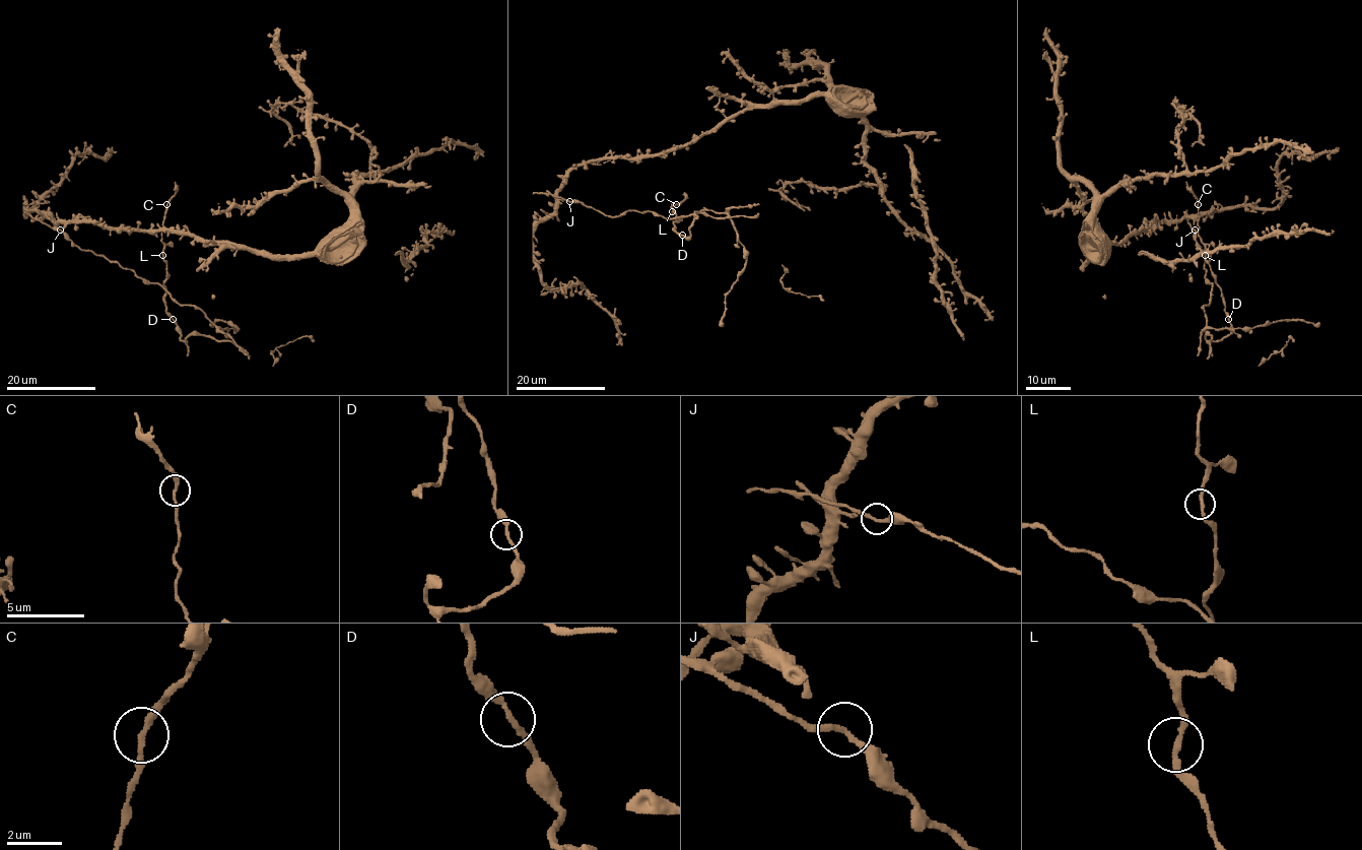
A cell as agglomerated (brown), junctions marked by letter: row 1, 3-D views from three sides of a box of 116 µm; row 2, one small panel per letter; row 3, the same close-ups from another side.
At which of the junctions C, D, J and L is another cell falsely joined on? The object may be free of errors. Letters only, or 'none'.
none

